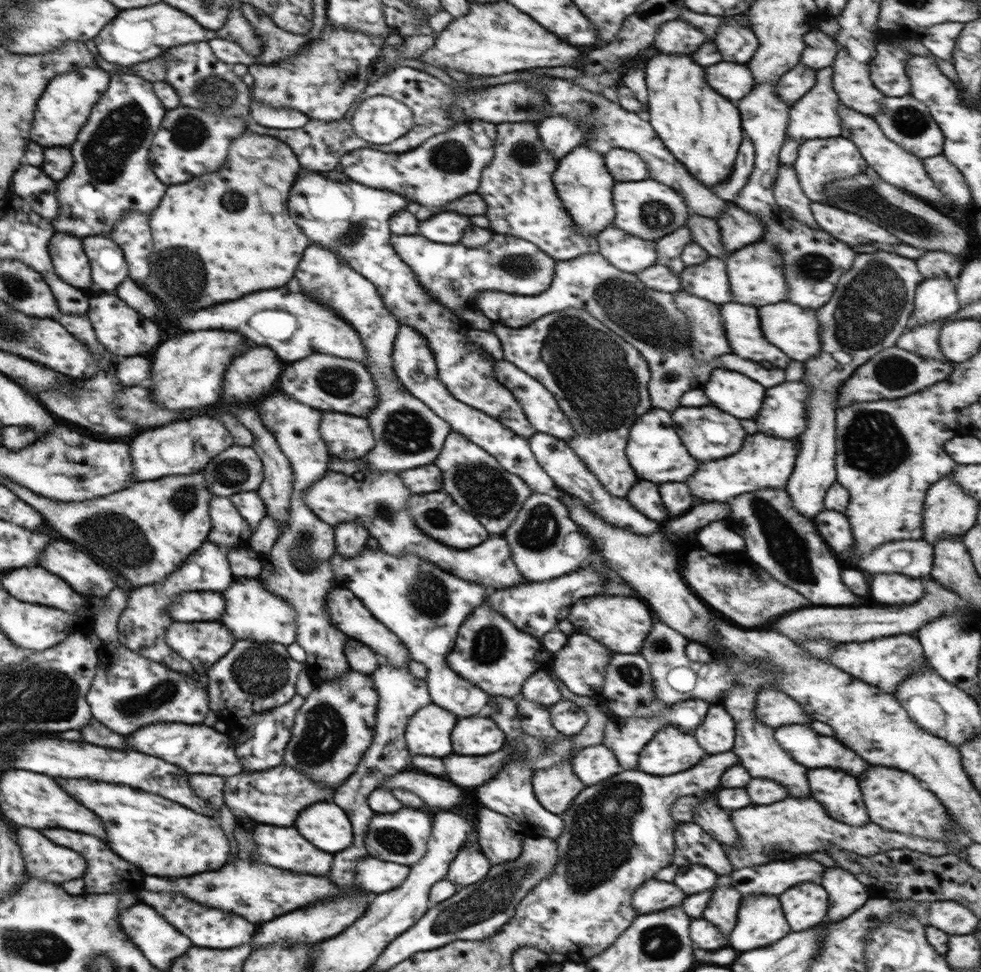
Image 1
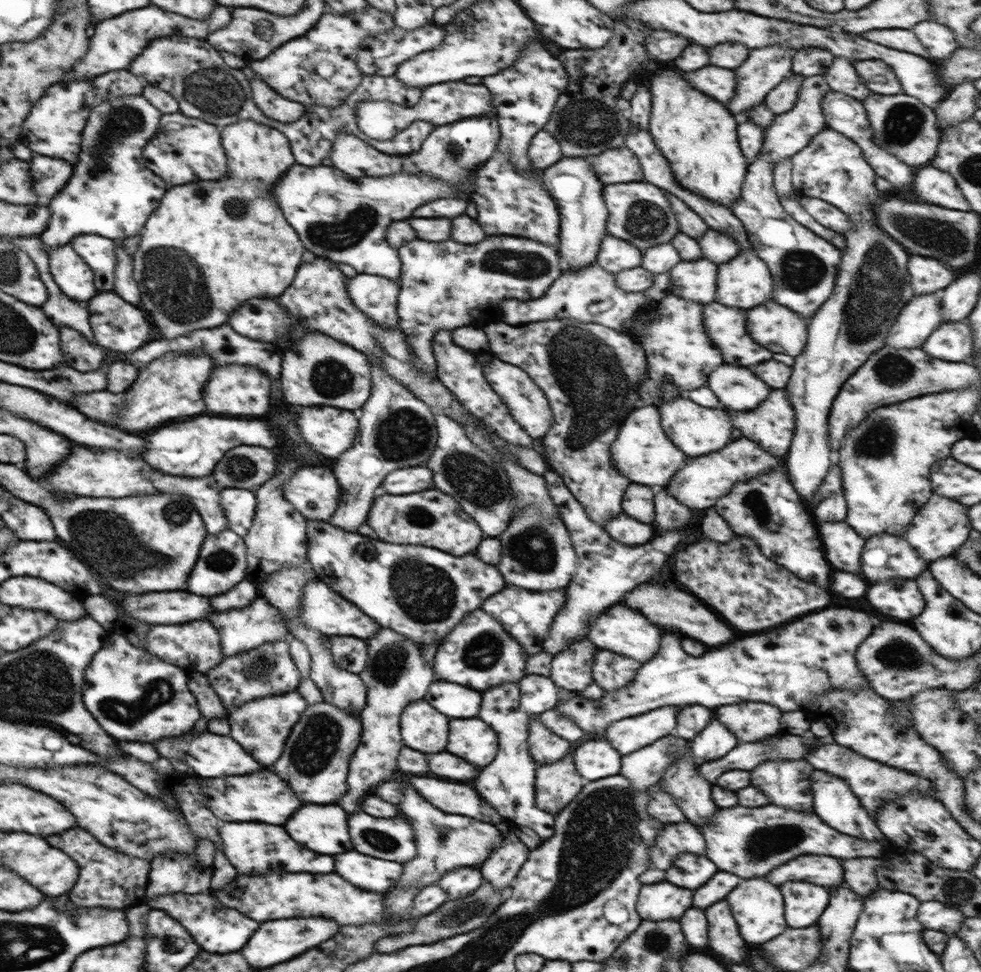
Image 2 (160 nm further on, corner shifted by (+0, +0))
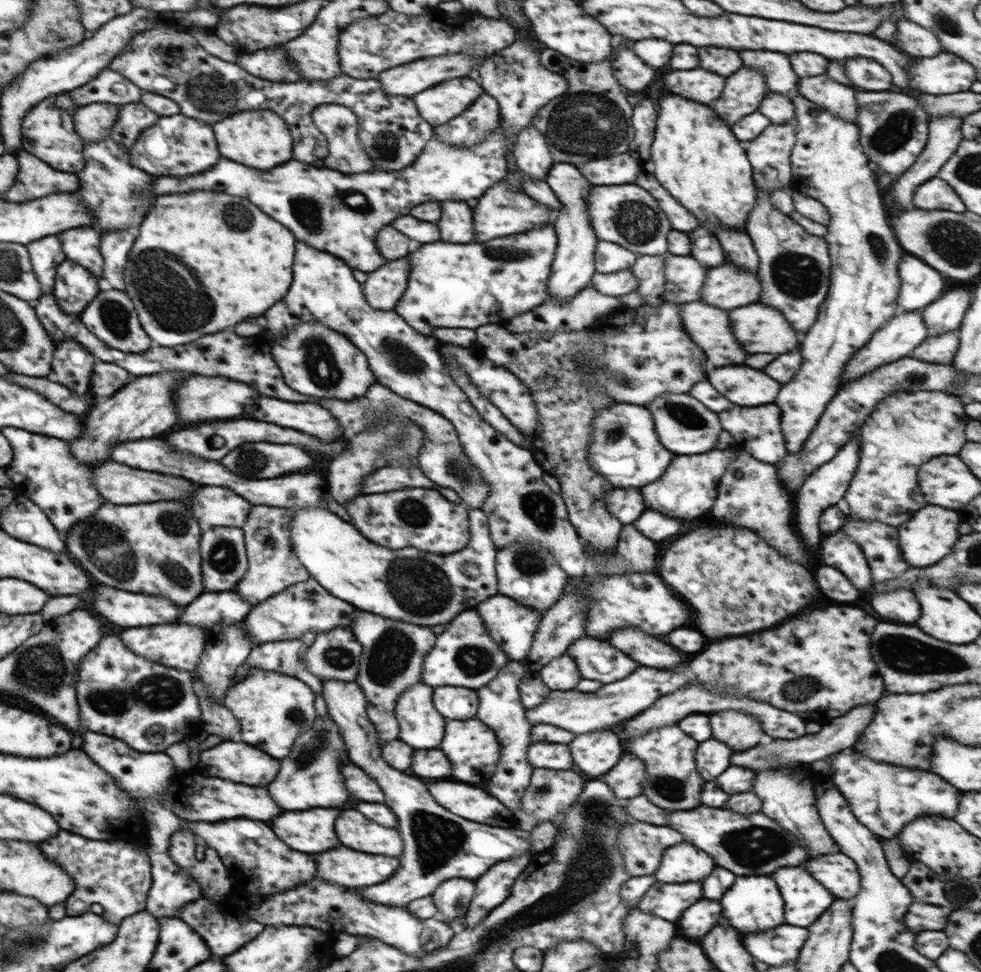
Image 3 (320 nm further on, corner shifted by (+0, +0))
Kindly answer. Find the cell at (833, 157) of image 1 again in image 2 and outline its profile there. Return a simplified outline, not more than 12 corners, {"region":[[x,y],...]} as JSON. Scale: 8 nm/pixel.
{"region":[[826,127],[794,153],[800,197],[853,223],[794,358],[786,468],[806,506],[835,453],[842,386],[914,297],[876,222],[877,175]]}

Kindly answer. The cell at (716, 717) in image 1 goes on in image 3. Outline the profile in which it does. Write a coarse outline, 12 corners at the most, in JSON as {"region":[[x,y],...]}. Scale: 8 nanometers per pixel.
{"region":[[721,740],[700,742],[695,763],[712,781],[731,765],[732,750]]}

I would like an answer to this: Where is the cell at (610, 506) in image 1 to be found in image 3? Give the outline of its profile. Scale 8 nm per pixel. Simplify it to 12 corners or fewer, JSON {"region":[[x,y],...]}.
{"region":[[624,524],[615,552],[632,573],[654,572],[655,541]]}

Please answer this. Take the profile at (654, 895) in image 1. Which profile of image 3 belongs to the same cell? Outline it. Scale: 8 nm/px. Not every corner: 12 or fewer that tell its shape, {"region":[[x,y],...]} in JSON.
{"region":[[657,881],[636,908],[676,923],[702,898],[702,882]]}

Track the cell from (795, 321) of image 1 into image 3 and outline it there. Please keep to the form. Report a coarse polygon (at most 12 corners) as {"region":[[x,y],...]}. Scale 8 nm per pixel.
{"region":[[760,302],[728,313],[742,350],[784,354],[800,346],[780,311]]}

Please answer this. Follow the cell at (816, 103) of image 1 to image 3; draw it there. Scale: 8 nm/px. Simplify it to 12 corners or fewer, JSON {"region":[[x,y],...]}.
{"region":[[795,120],[744,143],[757,188],[792,180]]}

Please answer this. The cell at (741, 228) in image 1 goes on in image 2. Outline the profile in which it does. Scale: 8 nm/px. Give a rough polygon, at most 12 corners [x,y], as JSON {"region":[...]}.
{"region":[[719,229],[698,240],[703,258],[714,264],[732,260],[739,244]]}

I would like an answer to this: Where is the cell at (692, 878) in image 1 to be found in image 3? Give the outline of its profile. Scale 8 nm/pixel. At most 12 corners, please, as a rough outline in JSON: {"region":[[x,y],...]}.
{"region":[[684,841],[664,852],[654,877],[666,884],[708,878],[715,862]]}

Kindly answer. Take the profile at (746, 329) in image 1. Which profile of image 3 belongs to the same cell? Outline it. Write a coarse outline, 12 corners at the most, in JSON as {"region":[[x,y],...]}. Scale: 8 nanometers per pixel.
{"region":[[682,303],[685,333],[714,366],[748,354],[732,336],[728,311]]}

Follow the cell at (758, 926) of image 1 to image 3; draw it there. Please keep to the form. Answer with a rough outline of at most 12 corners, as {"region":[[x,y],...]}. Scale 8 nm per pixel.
{"region":[[738,876],[724,893],[722,916],[742,932],[784,922],[771,876]]}

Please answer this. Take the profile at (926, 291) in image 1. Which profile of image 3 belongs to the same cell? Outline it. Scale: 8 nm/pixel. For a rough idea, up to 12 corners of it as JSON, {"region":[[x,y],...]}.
{"region":[[921,310],[878,329],[842,373],[840,388],[911,352],[928,337]]}

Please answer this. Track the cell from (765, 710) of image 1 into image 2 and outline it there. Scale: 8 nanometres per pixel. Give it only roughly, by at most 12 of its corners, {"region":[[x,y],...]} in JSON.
{"region":[[764,702],[717,707],[736,738],[756,742],[778,732],[782,710]]}

